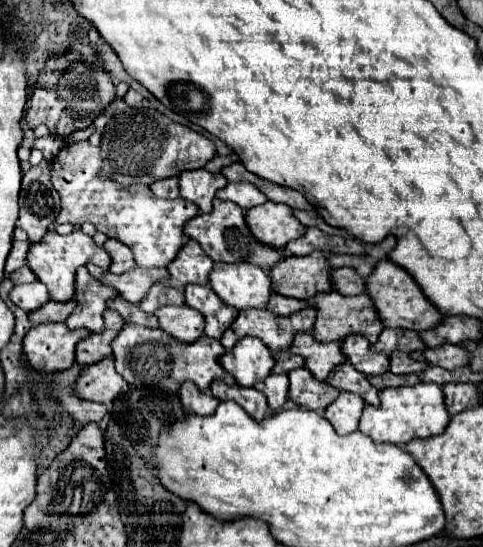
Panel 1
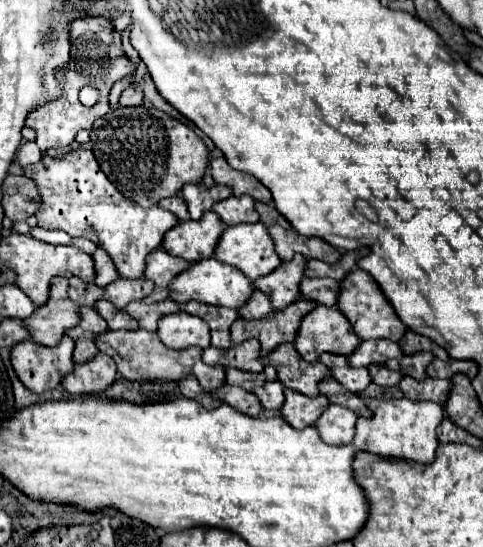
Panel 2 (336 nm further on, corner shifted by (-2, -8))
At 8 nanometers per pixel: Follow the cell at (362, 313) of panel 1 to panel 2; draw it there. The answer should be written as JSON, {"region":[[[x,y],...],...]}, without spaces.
{"region":[[[319,305],[307,317],[303,317],[295,349],[305,361],[317,361],[321,353],[351,355],[359,345],[351,323],[337,309]]]}

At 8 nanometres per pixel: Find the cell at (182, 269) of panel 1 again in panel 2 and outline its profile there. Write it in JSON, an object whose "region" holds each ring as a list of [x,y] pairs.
{"region":[[[155,249],[151,253],[151,257],[147,257],[147,265],[145,265],[145,277],[155,281],[155,289],[151,291],[151,295],[147,295],[143,301],[147,303],[157,303],[157,301],[165,301],[167,299],[167,291],[169,291],[169,283],[175,275],[179,275],[183,269],[187,269],[187,261],[181,257],[173,257],[163,249]]]}

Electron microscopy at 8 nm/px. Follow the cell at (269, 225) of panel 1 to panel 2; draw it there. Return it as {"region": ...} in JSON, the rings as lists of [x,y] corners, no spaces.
{"region":[[[263,223],[227,227],[215,247],[215,257],[239,269],[245,277],[249,277],[249,281],[269,275],[281,265],[273,239]]]}

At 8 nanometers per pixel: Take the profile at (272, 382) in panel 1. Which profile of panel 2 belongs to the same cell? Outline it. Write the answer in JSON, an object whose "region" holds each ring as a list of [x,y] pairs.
{"region":[[[269,381],[267,385],[255,387],[253,393],[261,401],[263,409],[281,409],[283,399],[285,399],[283,397],[283,385],[281,385],[281,381]]]}

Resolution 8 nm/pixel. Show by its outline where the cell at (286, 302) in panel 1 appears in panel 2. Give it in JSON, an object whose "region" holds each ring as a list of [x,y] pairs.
{"region":[[[253,289],[251,301],[247,301],[247,305],[243,305],[241,309],[237,309],[237,313],[243,319],[263,319],[267,317],[273,309],[271,309],[271,301],[267,301],[269,297],[265,293],[261,293],[259,289]]]}

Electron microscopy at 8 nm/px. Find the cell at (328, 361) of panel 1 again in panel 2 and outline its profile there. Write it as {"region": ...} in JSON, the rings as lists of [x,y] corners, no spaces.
{"region":[[[283,343],[275,347],[265,359],[265,365],[273,365],[277,369],[277,379],[307,397],[319,395],[319,381],[329,375],[329,369],[321,365],[321,361],[307,363],[301,359],[301,355],[295,351],[293,343]]]}

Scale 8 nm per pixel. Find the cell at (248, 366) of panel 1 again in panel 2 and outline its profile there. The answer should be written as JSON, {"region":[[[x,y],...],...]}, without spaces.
{"region":[[[247,339],[241,345],[233,345],[229,349],[217,349],[217,347],[207,347],[203,349],[203,361],[207,365],[223,365],[223,367],[237,367],[241,371],[251,371],[251,373],[261,373],[263,371],[263,361],[259,355],[259,341]]]}

